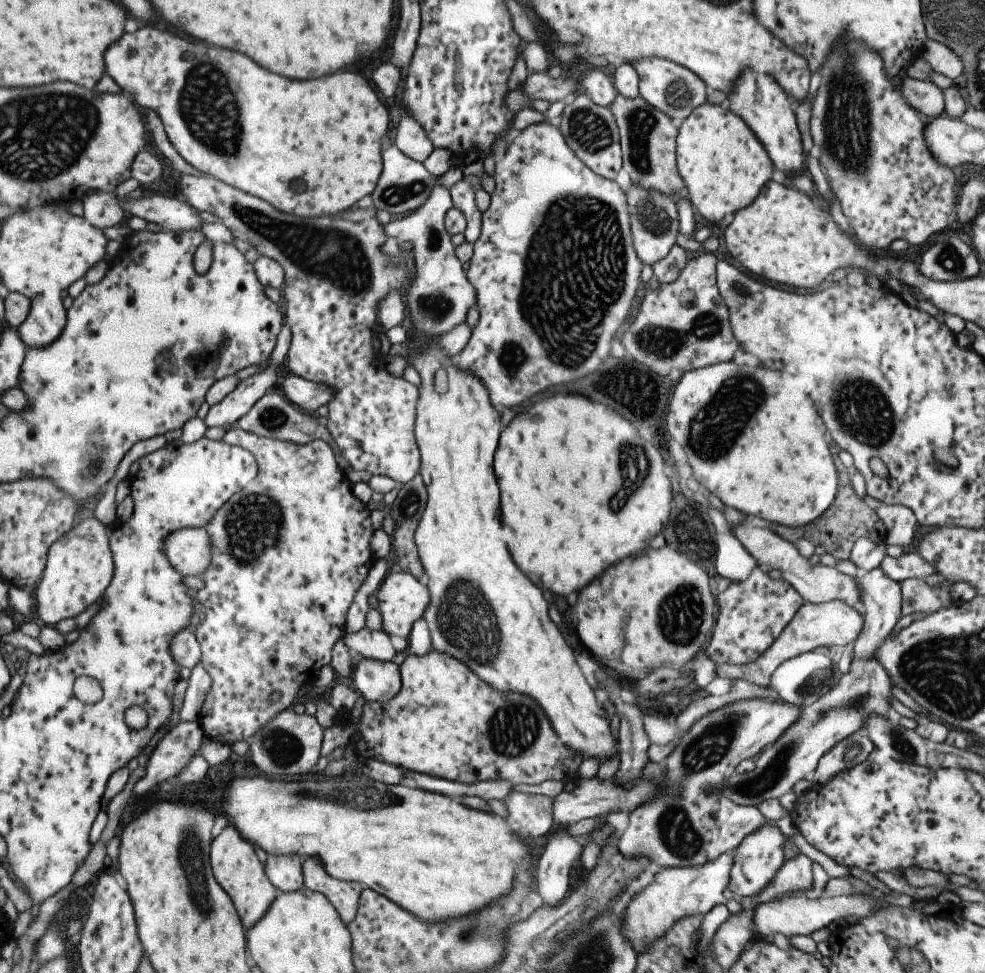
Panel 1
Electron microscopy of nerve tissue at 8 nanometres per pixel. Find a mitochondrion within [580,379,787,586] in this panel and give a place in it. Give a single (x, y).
(634, 460)

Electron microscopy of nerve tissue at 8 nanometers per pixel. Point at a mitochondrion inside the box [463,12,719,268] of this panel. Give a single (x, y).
(639, 123)

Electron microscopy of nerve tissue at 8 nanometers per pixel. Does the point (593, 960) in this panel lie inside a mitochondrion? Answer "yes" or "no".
yes

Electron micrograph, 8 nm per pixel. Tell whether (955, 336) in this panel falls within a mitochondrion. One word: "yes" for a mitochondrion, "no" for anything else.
no

